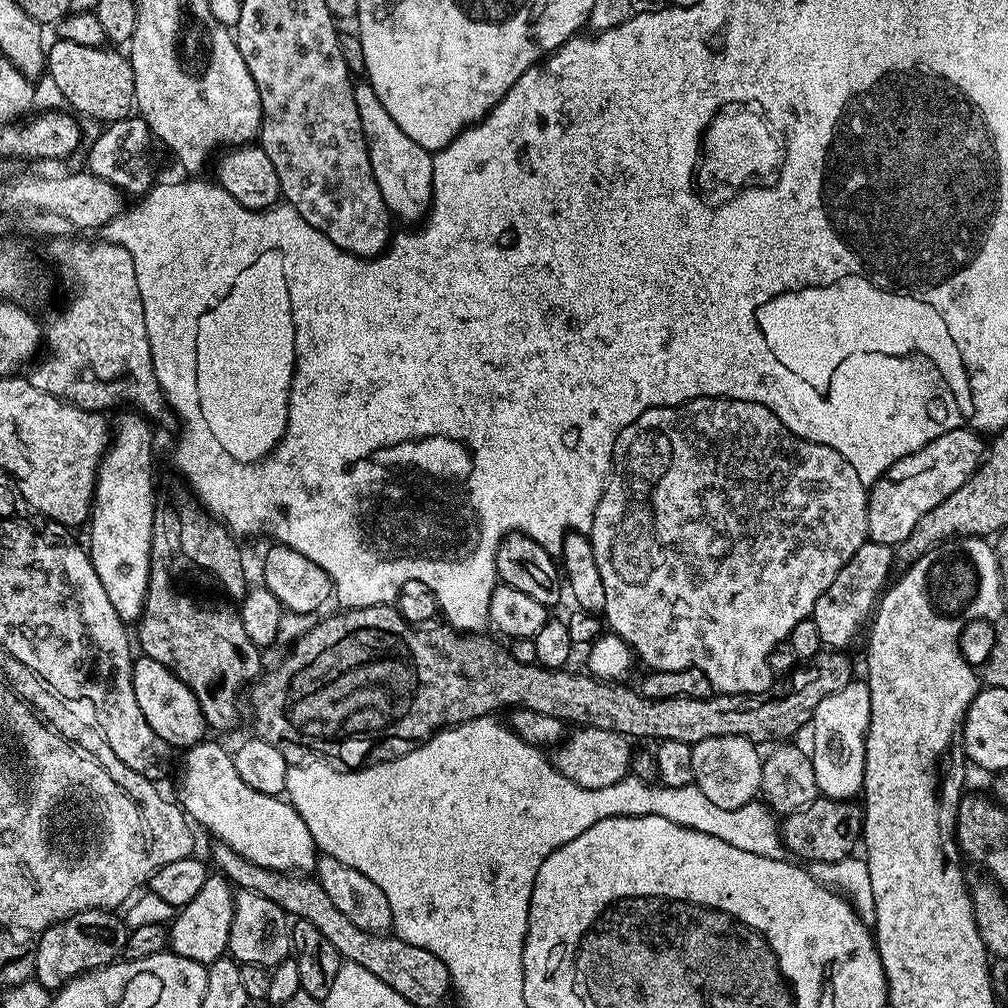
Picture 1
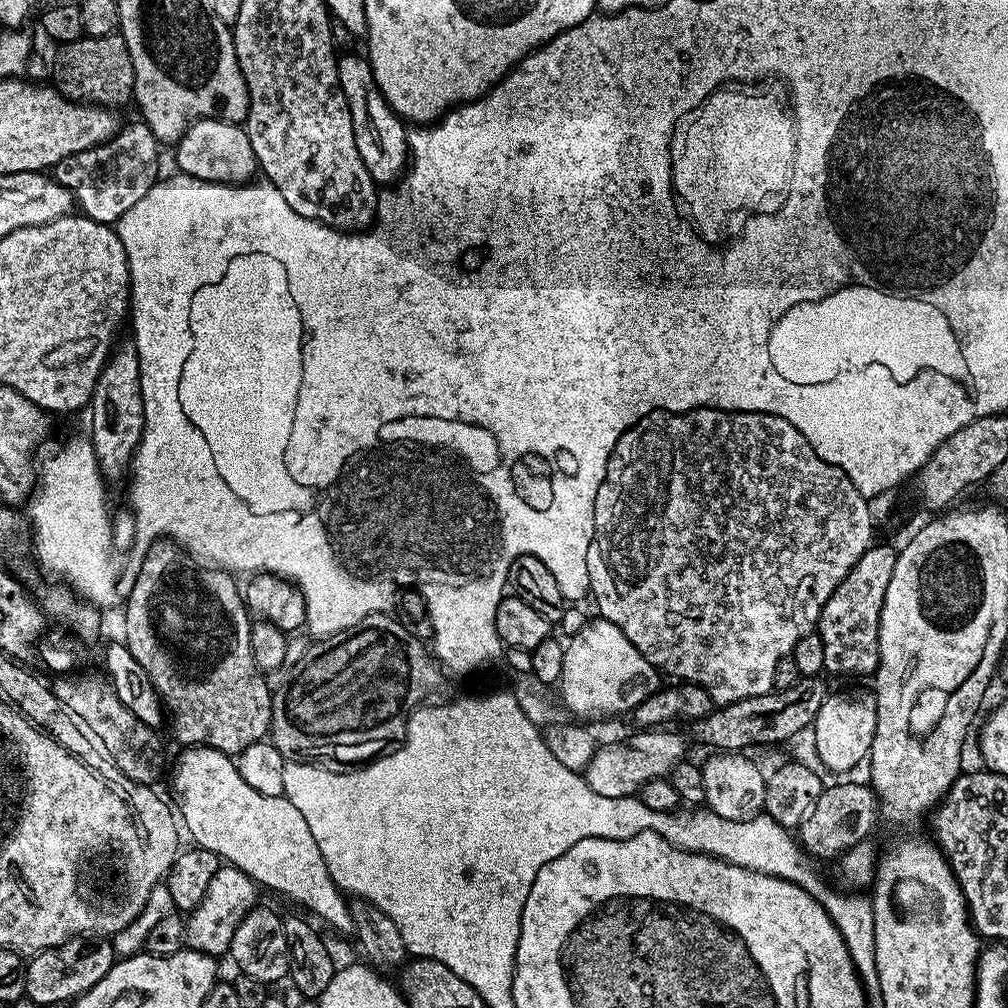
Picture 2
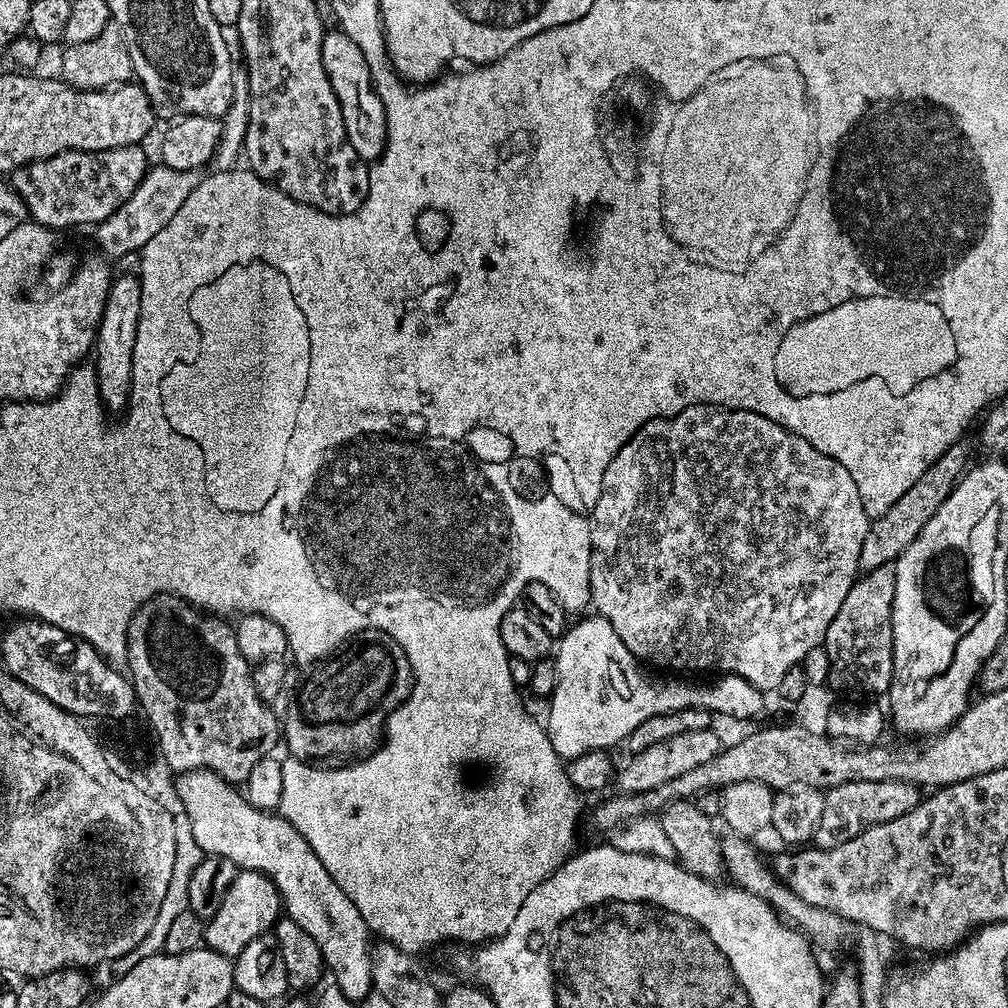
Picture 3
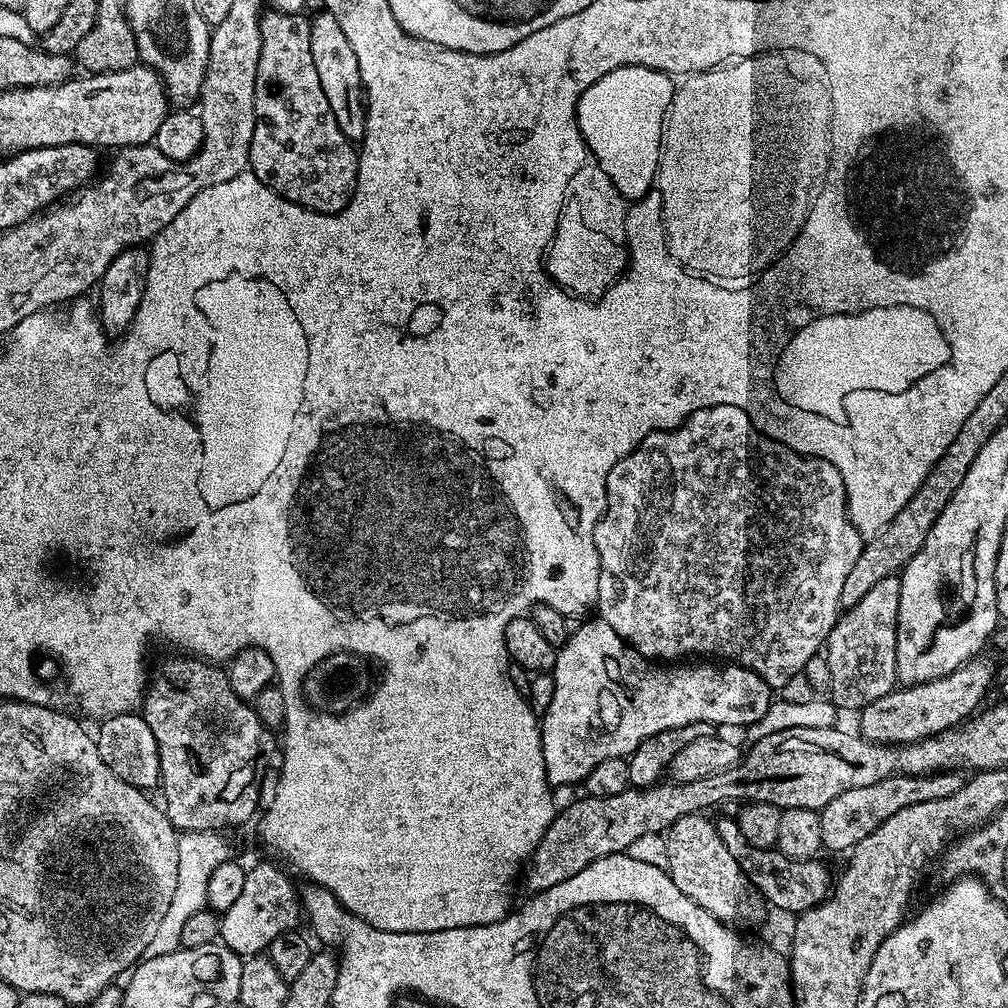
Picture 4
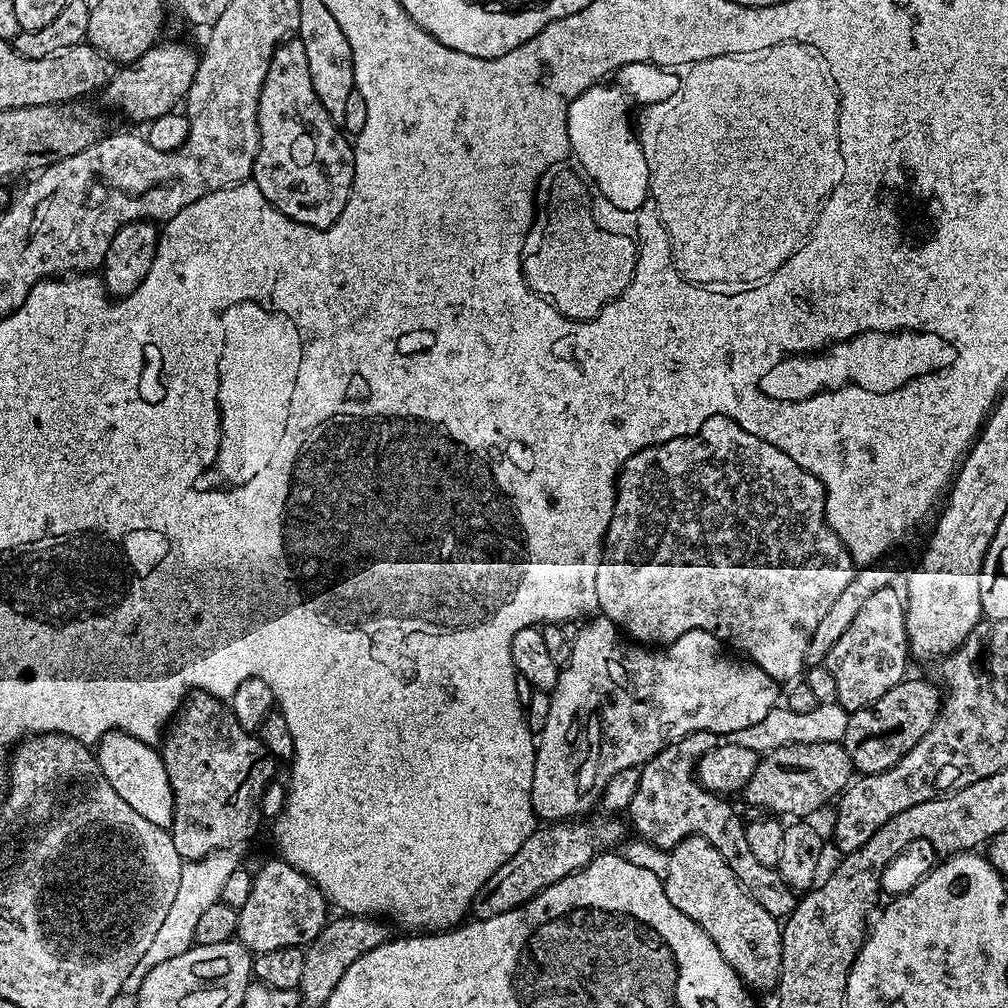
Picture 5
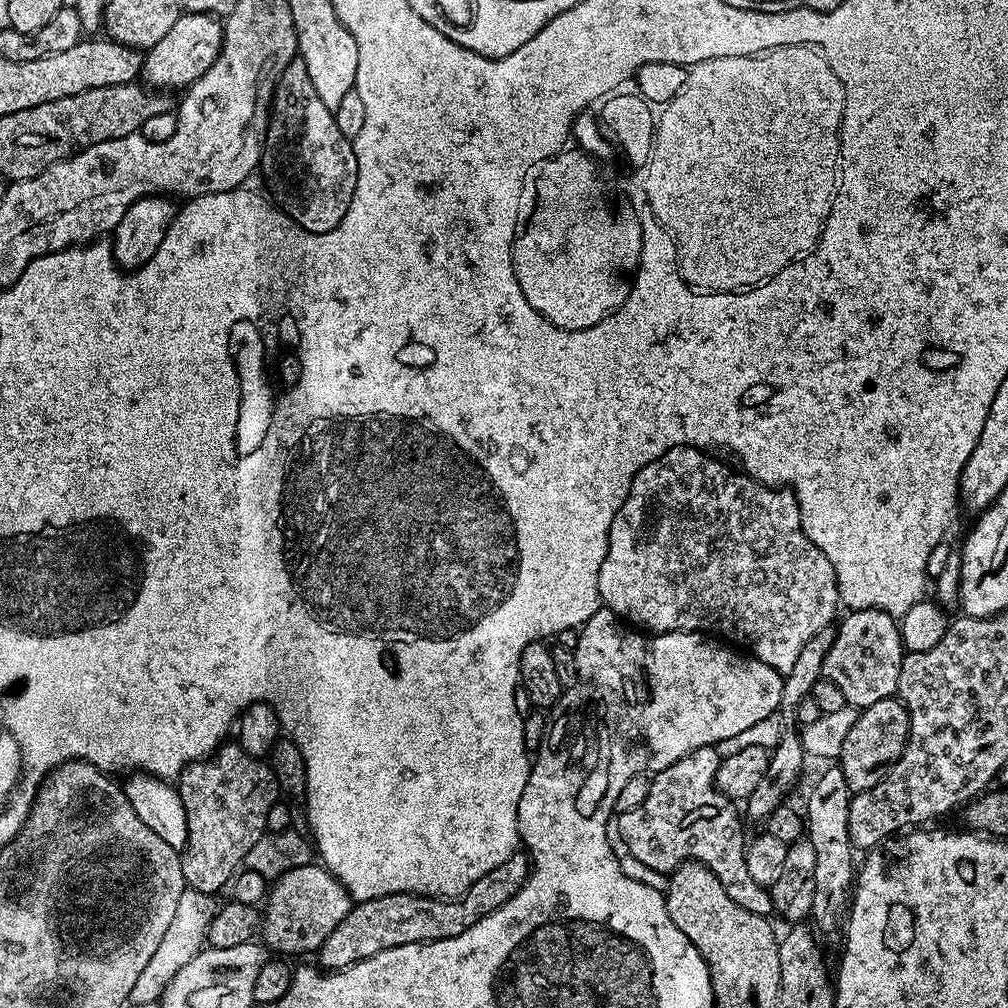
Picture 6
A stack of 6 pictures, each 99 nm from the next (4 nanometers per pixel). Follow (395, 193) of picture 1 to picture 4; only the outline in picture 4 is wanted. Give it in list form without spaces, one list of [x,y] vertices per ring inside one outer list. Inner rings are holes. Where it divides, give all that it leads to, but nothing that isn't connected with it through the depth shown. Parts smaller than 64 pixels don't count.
[[[327,10],[317,12],[311,17],[310,54],[314,54],[314,70],[318,70],[318,82],[322,82],[322,94],[326,94],[326,102],[330,102],[330,110],[334,110],[334,118],[346,134],[346,138],[359,142],[364,138],[364,121],[366,119],[366,98],[360,83],[360,67],[358,54],[354,54],[354,46],[346,42],[346,34]]]

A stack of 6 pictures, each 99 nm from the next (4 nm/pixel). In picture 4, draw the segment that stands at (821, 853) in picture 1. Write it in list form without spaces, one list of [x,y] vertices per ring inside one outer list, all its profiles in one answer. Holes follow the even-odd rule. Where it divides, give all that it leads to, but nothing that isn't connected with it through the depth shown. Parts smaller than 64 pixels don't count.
[[[955,771],[937,772],[926,776],[887,776],[882,778],[882,782],[874,782],[874,786],[858,786],[858,790],[846,790],[846,794],[838,794],[834,802],[826,802],[826,806],[819,809],[818,815],[822,826],[822,845],[832,852],[847,853],[866,834],[874,834],[886,818],[891,818],[893,814],[898,814],[898,810],[906,810],[906,806],[914,806],[914,802],[934,802],[934,798],[946,798],[954,794],[964,784],[965,777]]]

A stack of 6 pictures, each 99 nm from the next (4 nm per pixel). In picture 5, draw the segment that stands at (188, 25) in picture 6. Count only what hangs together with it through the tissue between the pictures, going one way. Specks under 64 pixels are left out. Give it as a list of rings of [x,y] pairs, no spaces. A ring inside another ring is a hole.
[[[168,44],[165,48],[154,46],[127,66],[121,67],[112,81],[102,89],[102,97],[112,108],[120,108],[120,112],[128,120],[141,126],[162,118],[162,114],[173,111],[176,104],[187,97],[194,74],[200,61],[197,49],[188,44]]]

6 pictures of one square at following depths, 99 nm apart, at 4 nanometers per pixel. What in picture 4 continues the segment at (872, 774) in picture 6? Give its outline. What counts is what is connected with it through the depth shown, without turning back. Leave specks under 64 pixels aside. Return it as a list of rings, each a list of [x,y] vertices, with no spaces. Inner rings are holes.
[[[984,654],[974,656],[962,666],[958,666],[958,670],[954,670],[942,678],[934,678],[930,682],[922,682],[921,684],[897,687],[890,694],[878,698],[878,702],[870,702],[870,706],[861,708],[858,713],[858,719],[860,719],[859,735],[875,744],[913,744],[919,740],[925,740],[927,736],[936,736],[939,732],[964,723],[985,703],[983,700],[992,688],[992,679],[996,676],[996,668],[986,657],[987,655]]]

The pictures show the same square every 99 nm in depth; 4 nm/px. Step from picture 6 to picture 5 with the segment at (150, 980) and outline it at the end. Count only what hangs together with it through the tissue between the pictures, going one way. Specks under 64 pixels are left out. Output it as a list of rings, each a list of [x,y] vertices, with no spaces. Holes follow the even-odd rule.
[[[236,850],[211,852],[209,856],[203,856],[200,860],[182,863],[182,878],[178,882],[178,898],[174,898],[174,906],[170,906],[170,914],[166,914],[166,919],[162,921],[162,927],[158,930],[158,935],[154,937],[154,942],[150,942],[146,954],[142,954],[142,959],[138,962],[138,966],[134,966],[130,978],[122,982],[123,995],[136,997],[146,974],[150,974],[154,966],[162,962],[170,962],[178,958],[178,954],[186,954],[186,950],[196,944],[194,930],[198,926],[201,914],[205,913],[210,906],[221,903],[222,886],[226,886],[230,874],[234,874],[234,870],[241,867],[242,860],[238,853],[239,851]]]

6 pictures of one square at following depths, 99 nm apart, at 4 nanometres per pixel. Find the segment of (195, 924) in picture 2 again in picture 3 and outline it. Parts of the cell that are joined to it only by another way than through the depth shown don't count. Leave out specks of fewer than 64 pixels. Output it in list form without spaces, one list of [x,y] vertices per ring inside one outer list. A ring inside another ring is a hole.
[[[237,871],[234,882],[230,882],[222,898],[222,906],[218,906],[218,914],[210,917],[204,925],[204,943],[218,954],[235,958],[242,950],[246,950],[246,946],[250,946],[250,942],[265,935],[281,916],[280,891],[272,879],[260,872]]]

